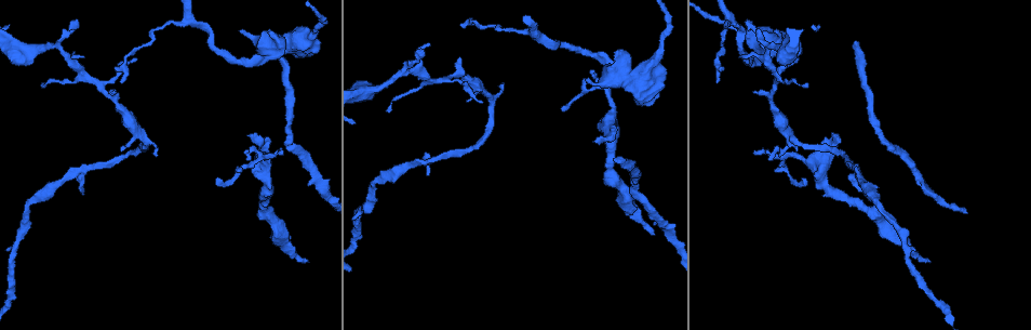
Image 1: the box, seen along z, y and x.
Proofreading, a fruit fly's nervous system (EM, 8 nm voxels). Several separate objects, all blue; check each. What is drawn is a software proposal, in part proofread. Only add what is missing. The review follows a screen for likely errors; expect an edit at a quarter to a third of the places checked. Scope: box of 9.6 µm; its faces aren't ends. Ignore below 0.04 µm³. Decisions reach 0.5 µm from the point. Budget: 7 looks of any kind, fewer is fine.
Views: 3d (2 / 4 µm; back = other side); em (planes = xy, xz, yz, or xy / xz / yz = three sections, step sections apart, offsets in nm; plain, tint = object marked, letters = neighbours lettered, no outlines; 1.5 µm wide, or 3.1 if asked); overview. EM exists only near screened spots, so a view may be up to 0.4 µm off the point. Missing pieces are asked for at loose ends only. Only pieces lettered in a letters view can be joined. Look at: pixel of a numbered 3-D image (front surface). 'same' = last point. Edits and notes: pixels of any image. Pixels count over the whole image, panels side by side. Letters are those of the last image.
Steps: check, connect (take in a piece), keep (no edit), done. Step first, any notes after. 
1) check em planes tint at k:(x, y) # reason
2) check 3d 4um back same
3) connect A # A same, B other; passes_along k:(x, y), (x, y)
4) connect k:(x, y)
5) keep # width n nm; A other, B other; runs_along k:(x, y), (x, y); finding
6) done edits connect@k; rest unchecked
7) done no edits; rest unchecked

check em planes letters at 1:(120, 149) # an open end

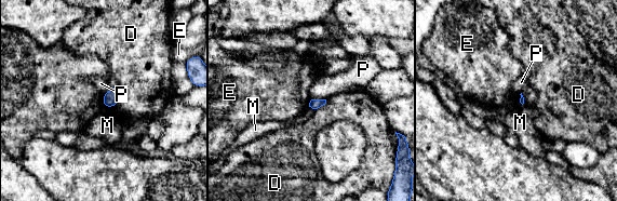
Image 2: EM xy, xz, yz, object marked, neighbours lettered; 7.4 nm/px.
keep # D other, E other, M other, P other; border 2:(102, 95), (104, 106); none of them fits

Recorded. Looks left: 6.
check em planes plain at 1:(776, 32) # tapers out

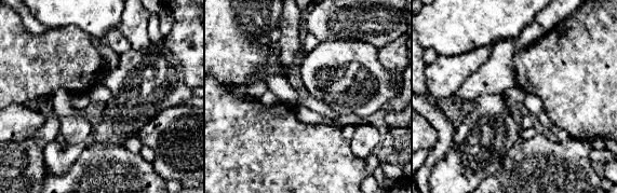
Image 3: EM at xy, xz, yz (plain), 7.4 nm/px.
check em planes letters same

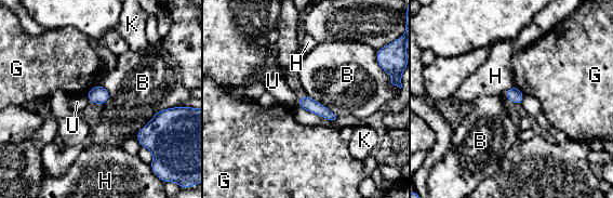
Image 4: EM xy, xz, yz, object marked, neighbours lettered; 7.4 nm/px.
keep # width 100 nm; B other, G other, H other, K other, U other; runs_along 4:(300, 101), (306, 102), (331, 117); none of them fits

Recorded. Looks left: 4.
check em planes letters at 1:(78, 20) # thin end

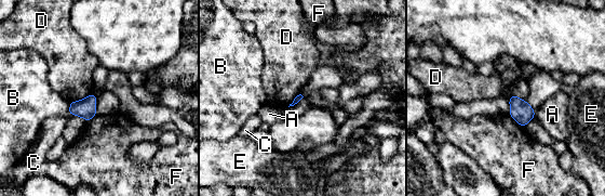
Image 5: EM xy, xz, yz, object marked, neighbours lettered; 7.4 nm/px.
keep # A other, B other, C other, D other, E other, F other; none of them fits

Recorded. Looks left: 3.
done no edits; rest unchecked

